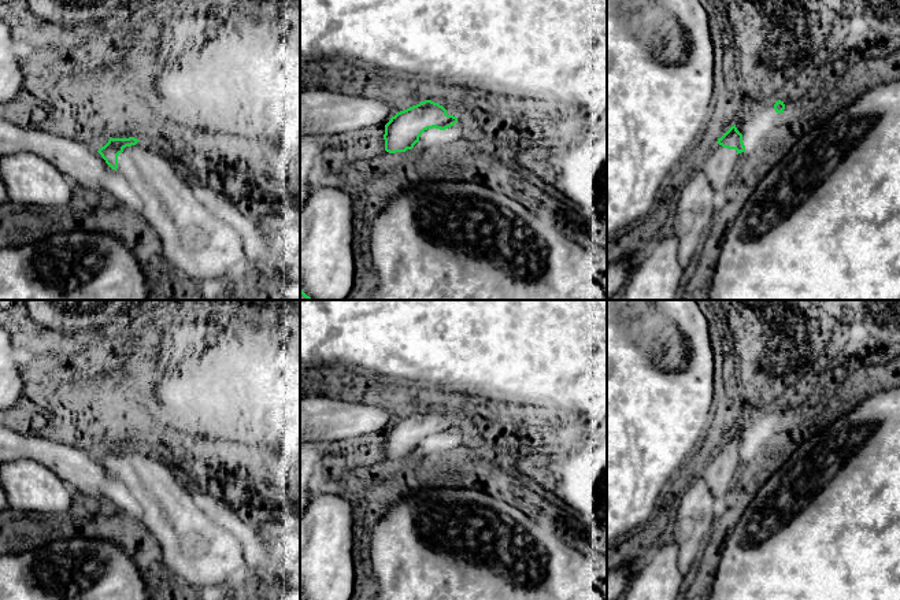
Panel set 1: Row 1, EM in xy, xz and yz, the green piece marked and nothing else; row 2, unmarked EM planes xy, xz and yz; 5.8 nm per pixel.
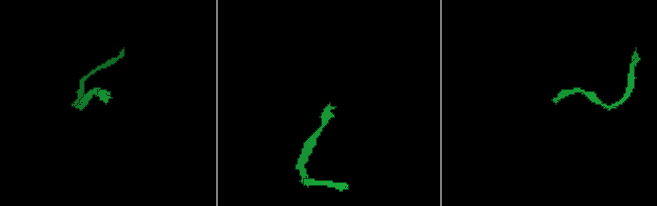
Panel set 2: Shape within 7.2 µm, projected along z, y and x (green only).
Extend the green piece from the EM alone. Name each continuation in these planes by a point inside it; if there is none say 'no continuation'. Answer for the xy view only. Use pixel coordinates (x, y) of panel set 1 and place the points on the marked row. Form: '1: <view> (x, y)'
1: xy (202, 247)

